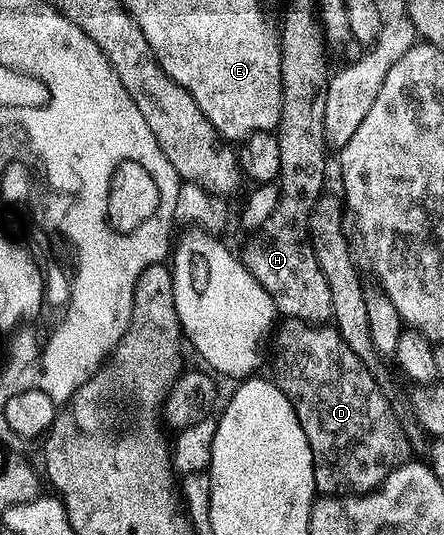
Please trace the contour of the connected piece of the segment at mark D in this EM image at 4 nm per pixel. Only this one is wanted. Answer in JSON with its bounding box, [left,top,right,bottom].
[272,318,412,497]

